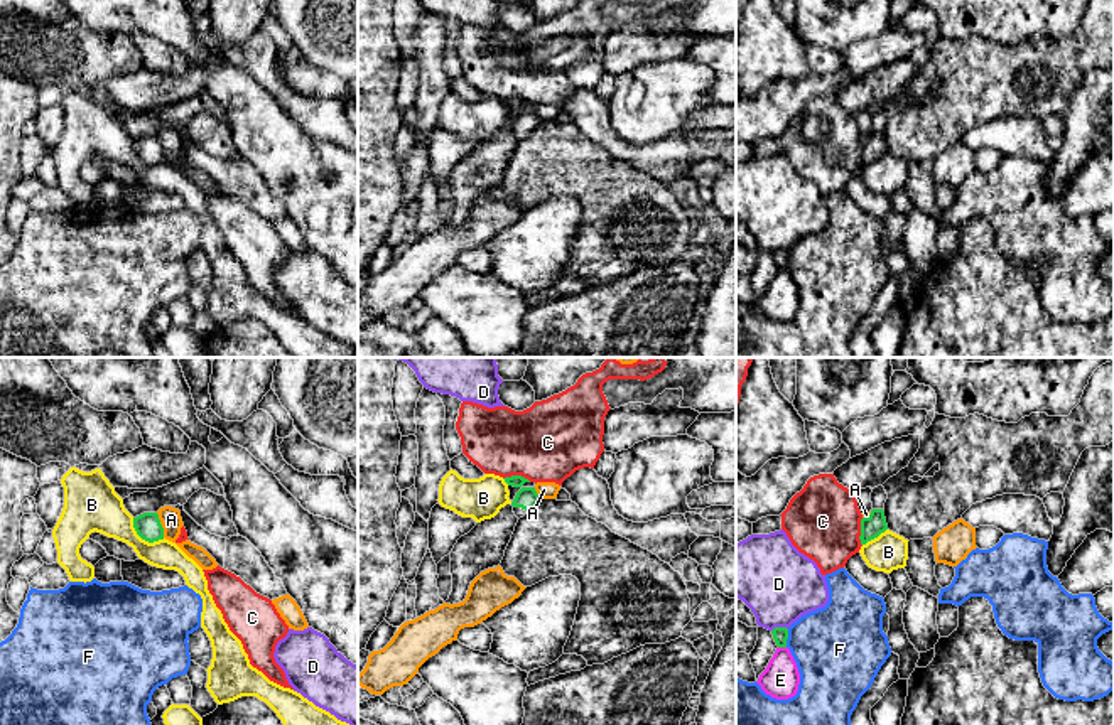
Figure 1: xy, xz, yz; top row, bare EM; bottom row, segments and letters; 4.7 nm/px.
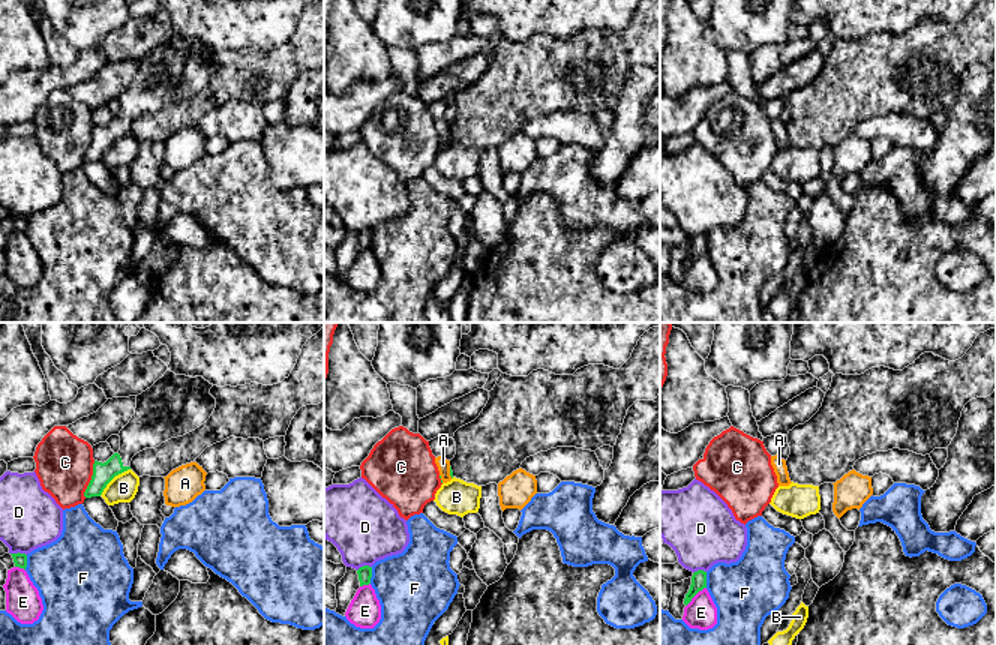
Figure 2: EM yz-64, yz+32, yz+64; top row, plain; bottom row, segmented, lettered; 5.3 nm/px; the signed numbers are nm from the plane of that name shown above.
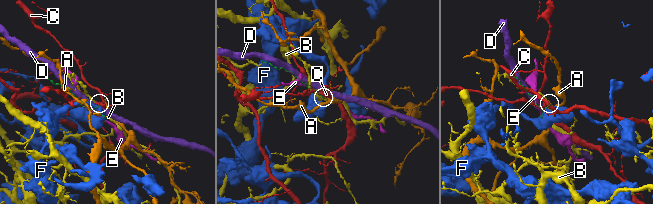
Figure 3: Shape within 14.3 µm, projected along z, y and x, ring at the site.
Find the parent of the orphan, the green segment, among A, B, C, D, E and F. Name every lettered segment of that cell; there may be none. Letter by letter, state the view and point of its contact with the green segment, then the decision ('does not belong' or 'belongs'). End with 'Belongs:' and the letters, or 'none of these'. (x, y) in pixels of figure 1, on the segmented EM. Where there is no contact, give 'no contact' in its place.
A: contact xy (161, 525); does not belong
B: contact xy (144, 538); does not belong
C: contact yz (861, 531); does not belong
D: contact yz (778, 628); does not belong
E: contact yz (782, 646); does not belong
F: contact yz (787, 638); does not belong
Belongs: none of these

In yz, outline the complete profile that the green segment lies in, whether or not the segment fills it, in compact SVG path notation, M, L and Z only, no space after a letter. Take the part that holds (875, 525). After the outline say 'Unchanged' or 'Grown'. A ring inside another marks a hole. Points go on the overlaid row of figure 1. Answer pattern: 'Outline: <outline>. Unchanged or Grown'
Outline: M873 509L868 518L861 519L861 545L866 545L868 541L878 538L881 533L888 529L884 511L883 509Z. Unchanged

